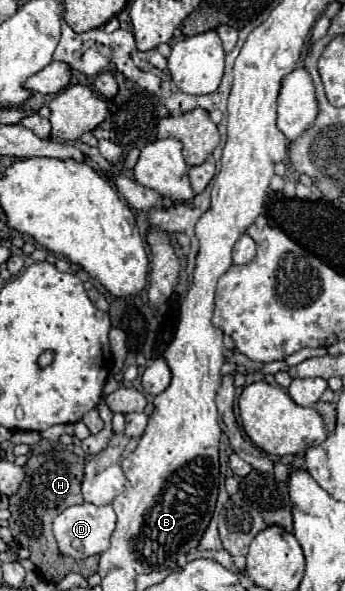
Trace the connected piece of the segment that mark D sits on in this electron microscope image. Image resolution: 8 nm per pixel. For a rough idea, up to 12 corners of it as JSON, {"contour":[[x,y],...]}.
{"contour":[[81,503],[53,521],[63,555],[87,559],[109,547],[111,505]]}

